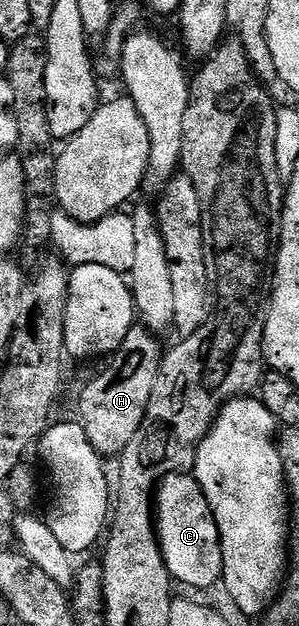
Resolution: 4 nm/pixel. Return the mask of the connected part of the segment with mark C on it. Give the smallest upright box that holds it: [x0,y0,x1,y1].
[156,474,222,589]

